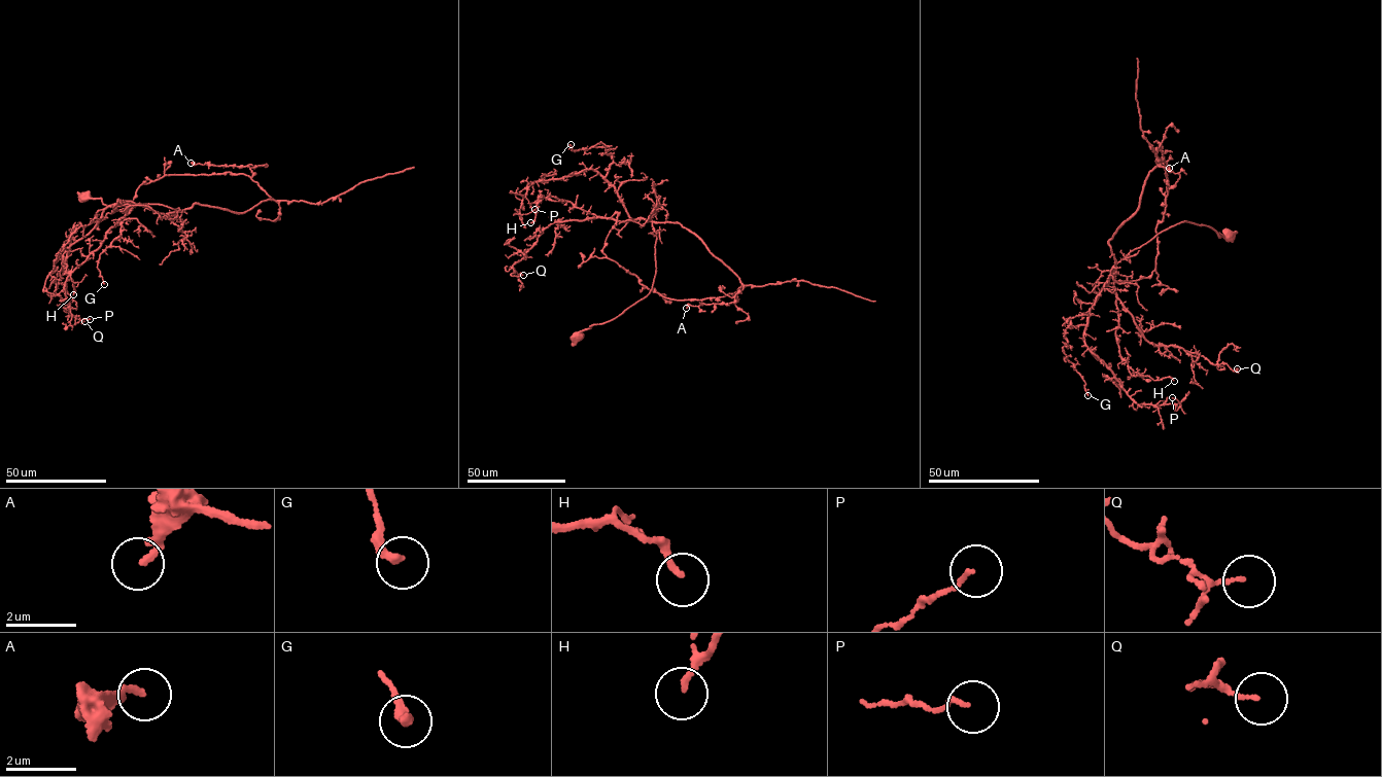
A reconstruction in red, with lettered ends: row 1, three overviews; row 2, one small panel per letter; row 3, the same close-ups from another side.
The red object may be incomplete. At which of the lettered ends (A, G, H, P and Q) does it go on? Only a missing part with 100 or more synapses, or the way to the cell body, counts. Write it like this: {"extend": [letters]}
{"extend": []}

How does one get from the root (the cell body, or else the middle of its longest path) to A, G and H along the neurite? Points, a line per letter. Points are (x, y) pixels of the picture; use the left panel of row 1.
A: (83, 197), (172, 213), (197, 203), (238, 214), (274, 200), (248, 167), (191, 163)
G: (83, 197), (177, 210), (159, 213), (138, 204), (119, 219), (121, 235), (98, 265), (104, 284)
H: (83, 197), (177, 210), (159, 213), (130, 201), (99, 210), (64, 247), (73, 294)

